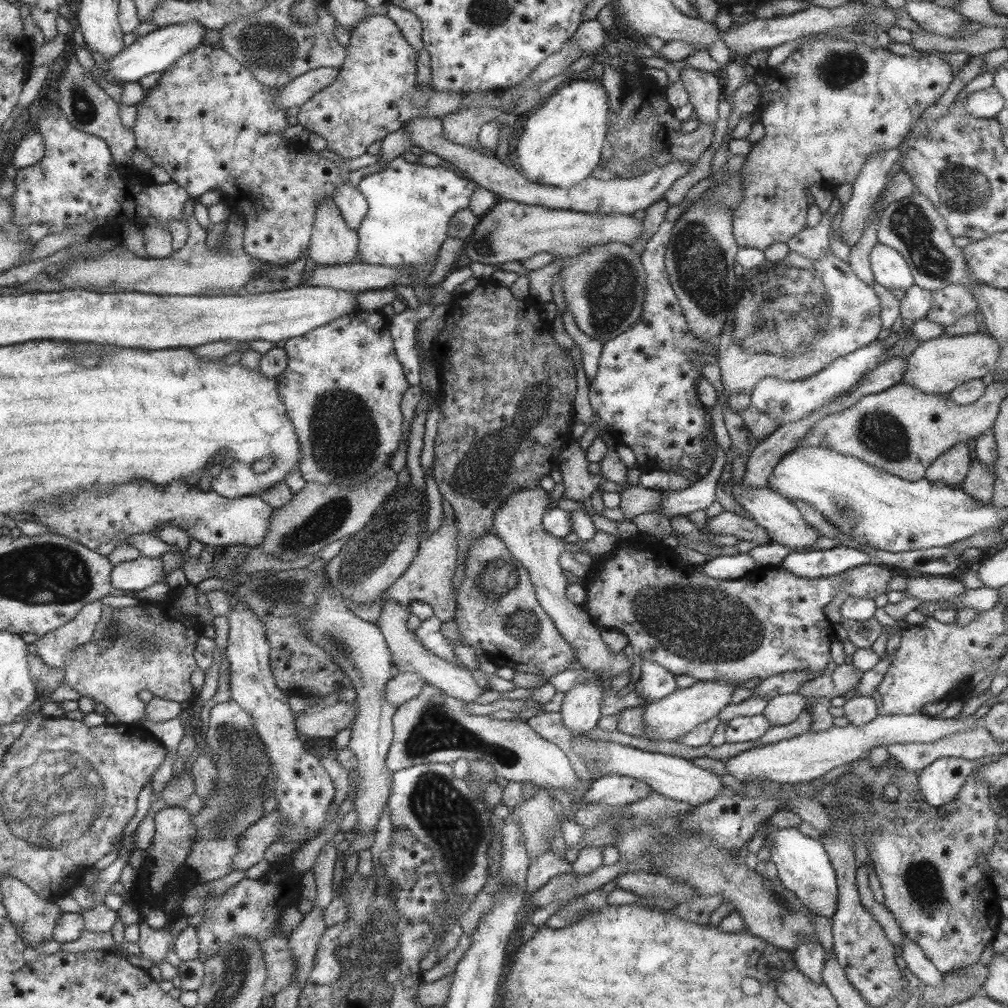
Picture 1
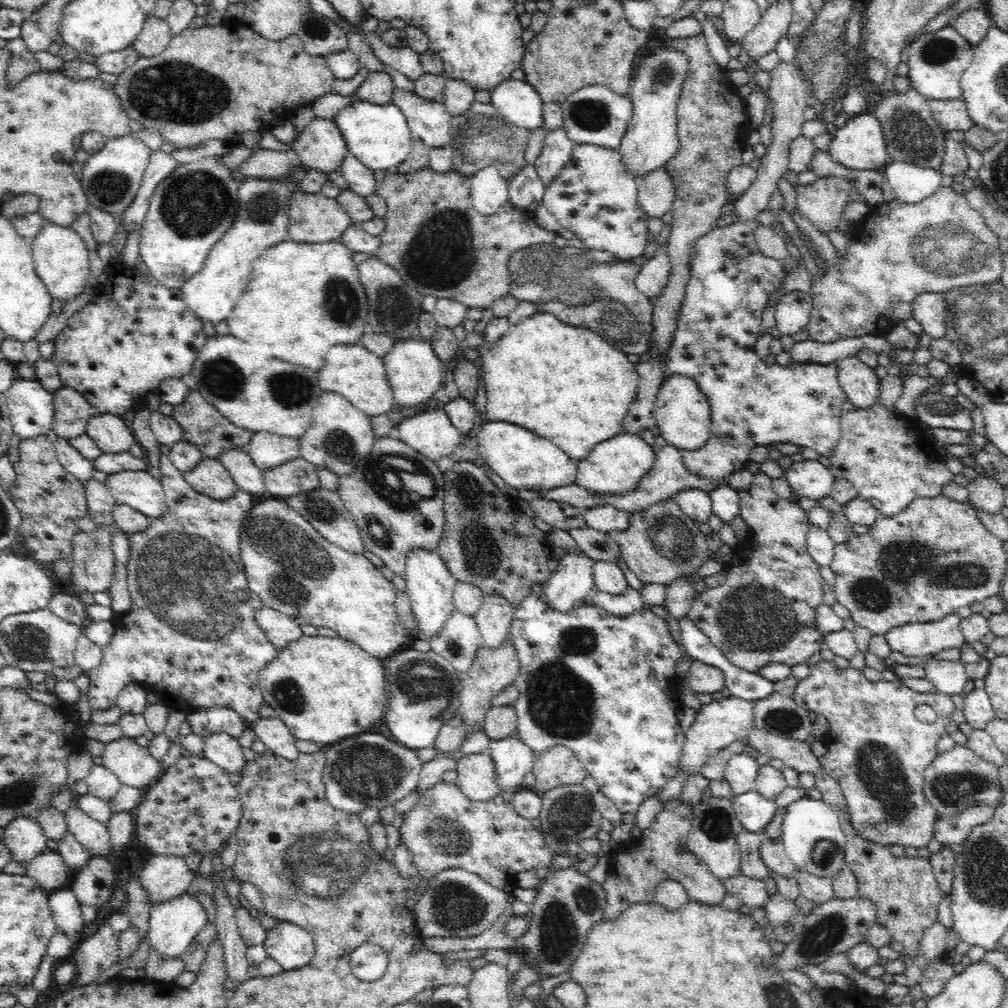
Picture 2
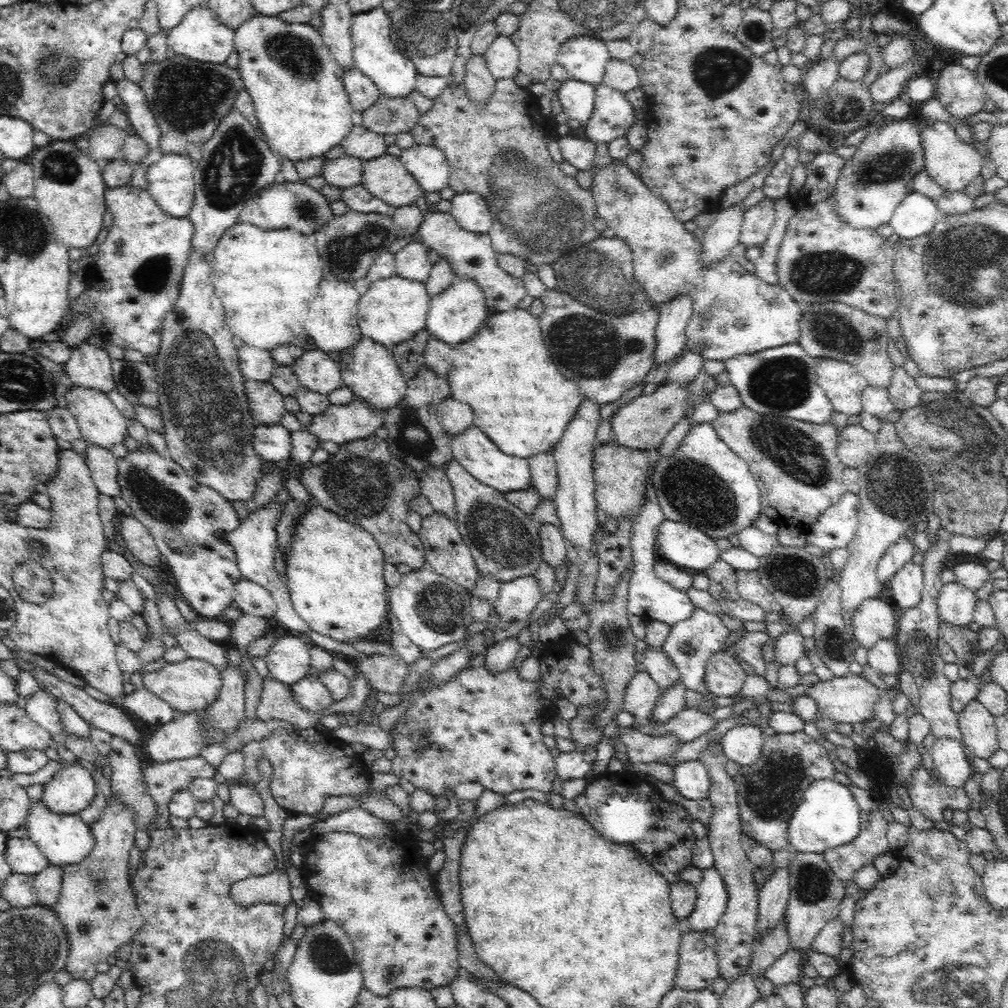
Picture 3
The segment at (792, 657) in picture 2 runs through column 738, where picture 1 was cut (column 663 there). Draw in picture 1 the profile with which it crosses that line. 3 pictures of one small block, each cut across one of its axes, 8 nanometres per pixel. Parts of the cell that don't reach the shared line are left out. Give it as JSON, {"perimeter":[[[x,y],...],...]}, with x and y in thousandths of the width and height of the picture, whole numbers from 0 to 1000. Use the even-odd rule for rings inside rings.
{"perimeter":[[[614,537],[607,547],[586,558],[585,565],[587,570],[577,578],[581,590],[577,598],[579,605],[594,623],[608,624],[619,630],[629,651],[650,657],[667,670],[729,679],[747,672],[756,676],[783,666],[816,669],[822,657],[822,639],[833,631],[831,625],[824,625],[824,617],[816,611],[816,601],[824,598],[830,582],[836,582],[843,592],[868,594],[878,590],[878,580],[887,571],[887,567],[875,561],[862,559],[814,573],[799,573],[767,562],[767,565],[759,565],[759,573],[749,573],[744,568],[743,573],[739,570],[729,575],[711,575],[697,569],[690,561],[668,554],[666,546],[658,540],[646,546],[632,546],[624,537]]]}

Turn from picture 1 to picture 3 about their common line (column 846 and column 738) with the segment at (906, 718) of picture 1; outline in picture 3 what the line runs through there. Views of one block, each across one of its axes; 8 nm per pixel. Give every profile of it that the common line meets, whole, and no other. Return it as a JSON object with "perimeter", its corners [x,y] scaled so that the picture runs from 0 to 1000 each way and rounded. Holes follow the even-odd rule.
{"perimeter":[[[732,719],[724,722],[714,733],[719,750],[730,758],[746,758],[756,740],[759,729],[750,719]]]}

